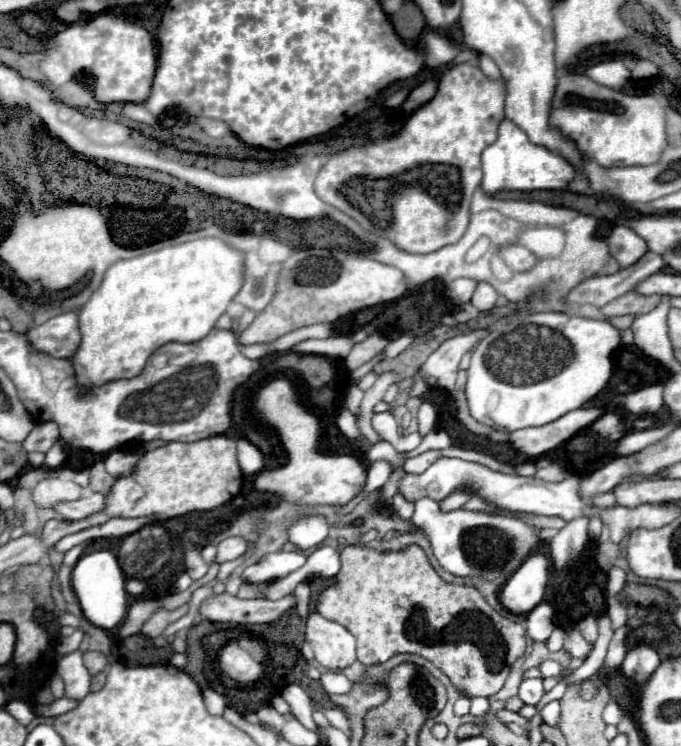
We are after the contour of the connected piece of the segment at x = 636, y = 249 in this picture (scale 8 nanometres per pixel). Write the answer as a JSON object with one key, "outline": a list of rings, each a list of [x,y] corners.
{"outline":[[[617,224],[611,230],[611,234],[607,236],[607,246],[609,246],[611,256],[619,262],[621,268],[631,266],[633,262],[637,262],[647,252],[645,240],[641,236],[637,236],[625,224]]]}

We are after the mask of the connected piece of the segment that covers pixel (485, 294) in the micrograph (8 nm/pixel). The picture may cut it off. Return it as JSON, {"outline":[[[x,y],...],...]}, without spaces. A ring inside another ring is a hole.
{"outline":[[[479,282],[475,292],[473,292],[473,298],[471,298],[471,304],[479,310],[479,312],[487,312],[495,306],[495,300],[497,300],[497,292],[493,286],[489,286],[487,282]]]}

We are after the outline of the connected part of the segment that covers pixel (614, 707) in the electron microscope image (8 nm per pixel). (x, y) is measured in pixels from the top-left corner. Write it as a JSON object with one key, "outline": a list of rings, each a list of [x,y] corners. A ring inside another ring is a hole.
{"outline":[[[609,702],[607,708],[605,708],[605,712],[603,712],[605,724],[617,724],[621,716],[623,716],[623,710],[619,708],[619,704],[617,702]]]}

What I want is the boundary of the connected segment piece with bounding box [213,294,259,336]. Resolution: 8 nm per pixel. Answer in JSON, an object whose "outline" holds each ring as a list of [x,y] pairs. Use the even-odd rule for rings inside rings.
{"outline":[[[235,294],[235,296],[233,296],[233,300],[227,304],[227,310],[219,316],[219,320],[215,322],[215,326],[213,326],[213,328],[232,330],[239,336],[239,333],[241,333],[251,322],[253,322],[253,320],[255,320],[255,316],[257,316],[259,312],[249,310],[247,306],[239,304],[235,298],[237,298],[237,294]]]}

